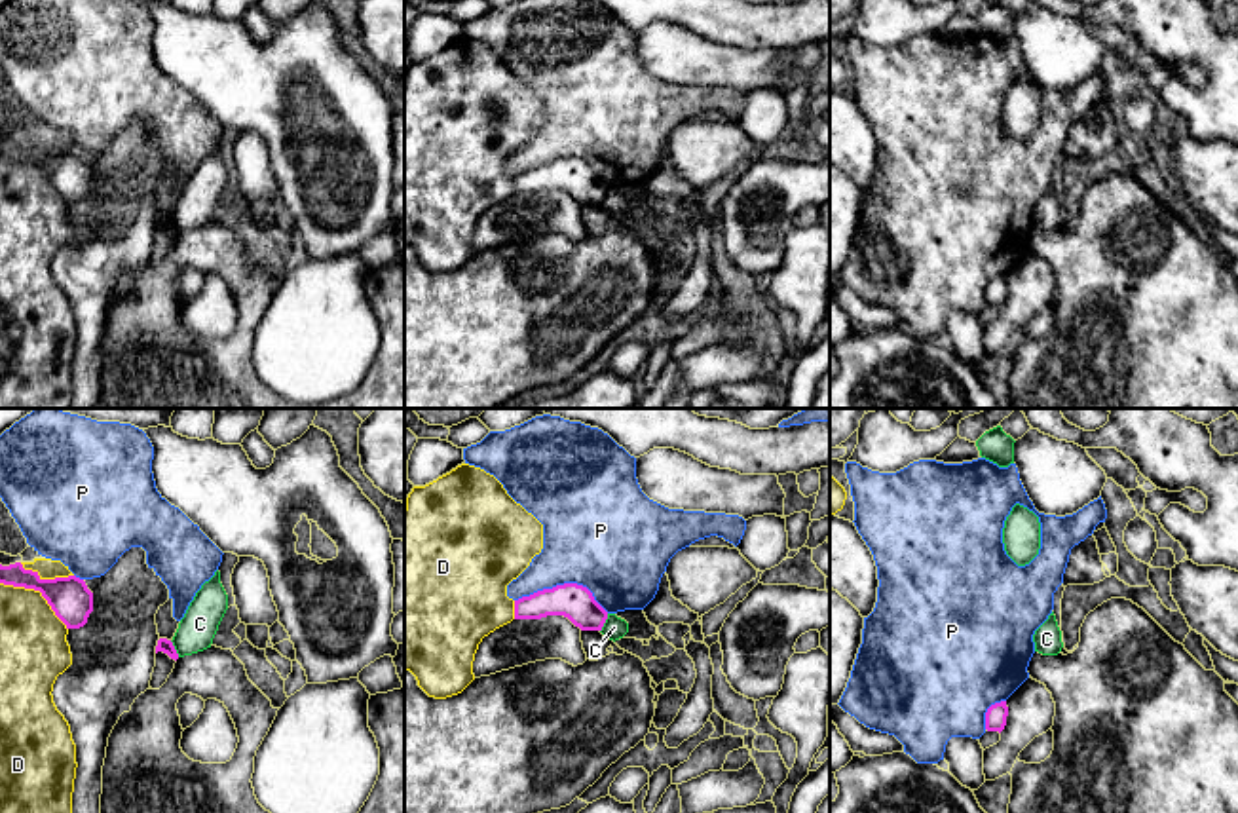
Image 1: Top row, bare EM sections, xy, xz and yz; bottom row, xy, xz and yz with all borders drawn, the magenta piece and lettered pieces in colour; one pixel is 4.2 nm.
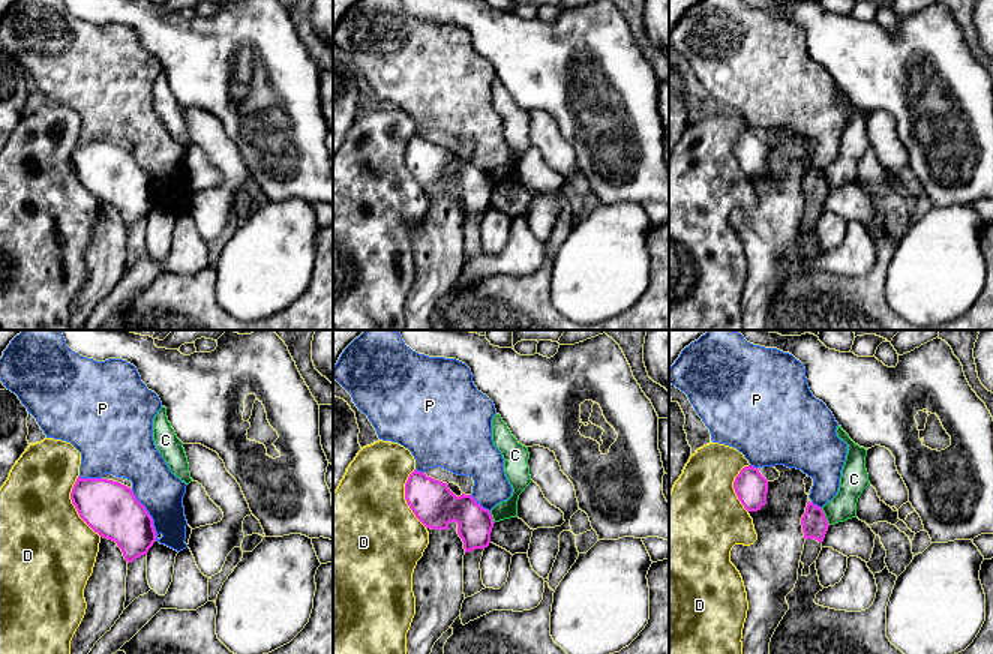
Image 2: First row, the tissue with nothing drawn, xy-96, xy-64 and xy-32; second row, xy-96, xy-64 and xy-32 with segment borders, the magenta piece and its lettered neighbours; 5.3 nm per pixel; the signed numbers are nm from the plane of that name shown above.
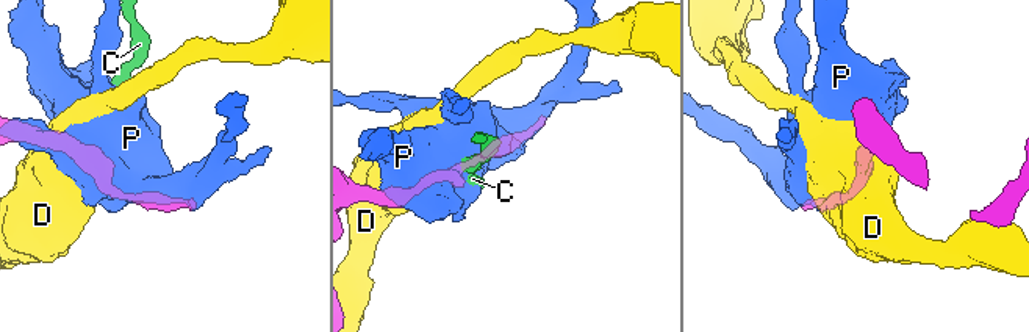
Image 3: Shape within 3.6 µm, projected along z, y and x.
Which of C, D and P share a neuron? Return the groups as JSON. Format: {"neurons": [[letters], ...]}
{"neurons": [["C"], ["D"], ["P"]]}

